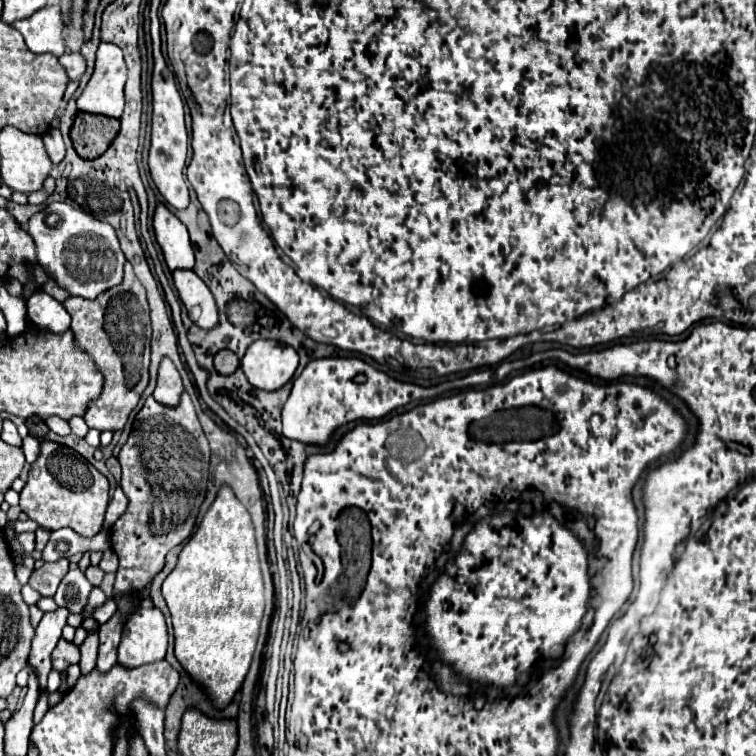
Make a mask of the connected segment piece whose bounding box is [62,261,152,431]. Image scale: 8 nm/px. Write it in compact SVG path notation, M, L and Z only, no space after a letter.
M124 263L124 279L120 285L104 291L94 301L80 297L68 297L64 309L72 315L74 343L86 351L98 371L104 375L102 393L96 401L90 401L84 413L88 427L98 431L118 431L126 425L130 411L138 405L144 387L148 385L148 365L150 365L150 309L142 283L132 271L132 265Z

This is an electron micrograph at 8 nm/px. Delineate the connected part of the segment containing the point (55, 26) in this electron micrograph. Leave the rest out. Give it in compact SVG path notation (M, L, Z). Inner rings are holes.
M46 5L32 17L16 21L12 27L22 33L32 53L52 53L56 57L64 53L60 5Z

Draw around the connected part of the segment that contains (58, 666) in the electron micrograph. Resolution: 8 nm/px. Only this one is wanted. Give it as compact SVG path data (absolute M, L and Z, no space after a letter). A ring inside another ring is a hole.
M62 637L60 643L52 651L52 667L56 671L64 671L64 669L68 669L68 665L78 663L78 661L80 661L80 649L78 649L78 645L74 645L74 643L70 643L70 641L66 641Z

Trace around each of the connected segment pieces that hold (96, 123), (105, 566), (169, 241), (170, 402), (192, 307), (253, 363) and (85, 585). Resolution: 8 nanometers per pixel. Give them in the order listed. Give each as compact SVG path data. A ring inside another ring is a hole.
M80 111L72 125L70 139L80 157L96 159L98 155L102 155L108 149L108 145L116 137L118 129L120 129L118 119Z
M104 551L104 557L102 557L102 561L100 561L100 565L98 565L102 571L110 571L110 573L116 573L116 569L118 569L118 559L116 559L116 553L114 551Z
M158 203L154 211L154 233L156 241L164 253L164 261L174 269L192 269L194 267L194 249L188 237L188 229L182 221L168 211L166 205Z
M162 359L160 369L158 369L156 389L154 389L154 399L160 401L162 405L174 407L178 403L182 391L184 391L182 379L180 379L180 373L176 371L174 363L170 359Z
M174 271L174 285L182 303L188 309L188 317L202 329L212 329L218 323L218 309L206 283L194 271Z
M258 339L246 349L240 367L254 387L274 391L292 379L298 367L298 353L274 339Z
M72 569L64 575L54 601L58 603L58 607L66 607L72 613L80 613L88 601L88 593L90 593L92 585L86 579L86 575L80 569Z

